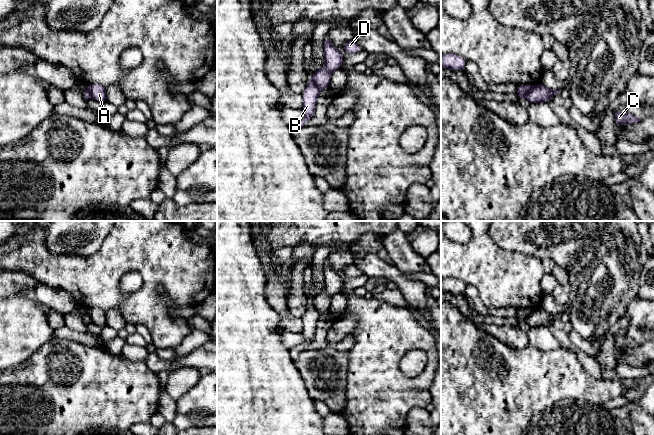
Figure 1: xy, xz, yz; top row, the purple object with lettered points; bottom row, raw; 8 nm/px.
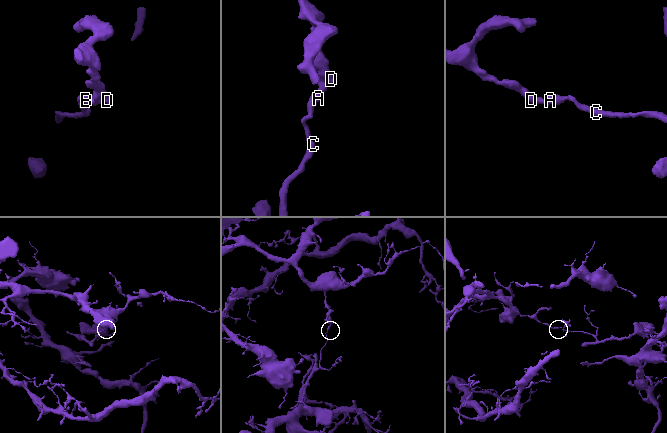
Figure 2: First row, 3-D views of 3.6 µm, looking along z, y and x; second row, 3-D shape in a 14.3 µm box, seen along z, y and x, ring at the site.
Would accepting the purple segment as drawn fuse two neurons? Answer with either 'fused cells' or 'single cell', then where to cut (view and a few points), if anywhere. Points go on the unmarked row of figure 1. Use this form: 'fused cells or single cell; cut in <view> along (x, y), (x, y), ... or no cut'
fused cells; cut in yz along (531, 310), (525, 321)

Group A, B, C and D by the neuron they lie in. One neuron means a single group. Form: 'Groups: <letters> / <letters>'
Groups: A D / B C

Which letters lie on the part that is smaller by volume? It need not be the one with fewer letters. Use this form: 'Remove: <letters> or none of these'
Remove: B, C

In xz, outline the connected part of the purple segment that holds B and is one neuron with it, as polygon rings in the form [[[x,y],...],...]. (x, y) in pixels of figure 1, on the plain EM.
[[[312,303],[307,305],[306,312],[301,318],[303,322],[302,334],[306,337],[306,341],[302,344],[296,345],[289,350],[290,357],[293,361],[298,358],[300,352],[307,349],[313,341],[316,333],[316,325],[320,320],[320,313],[316,310]]]

